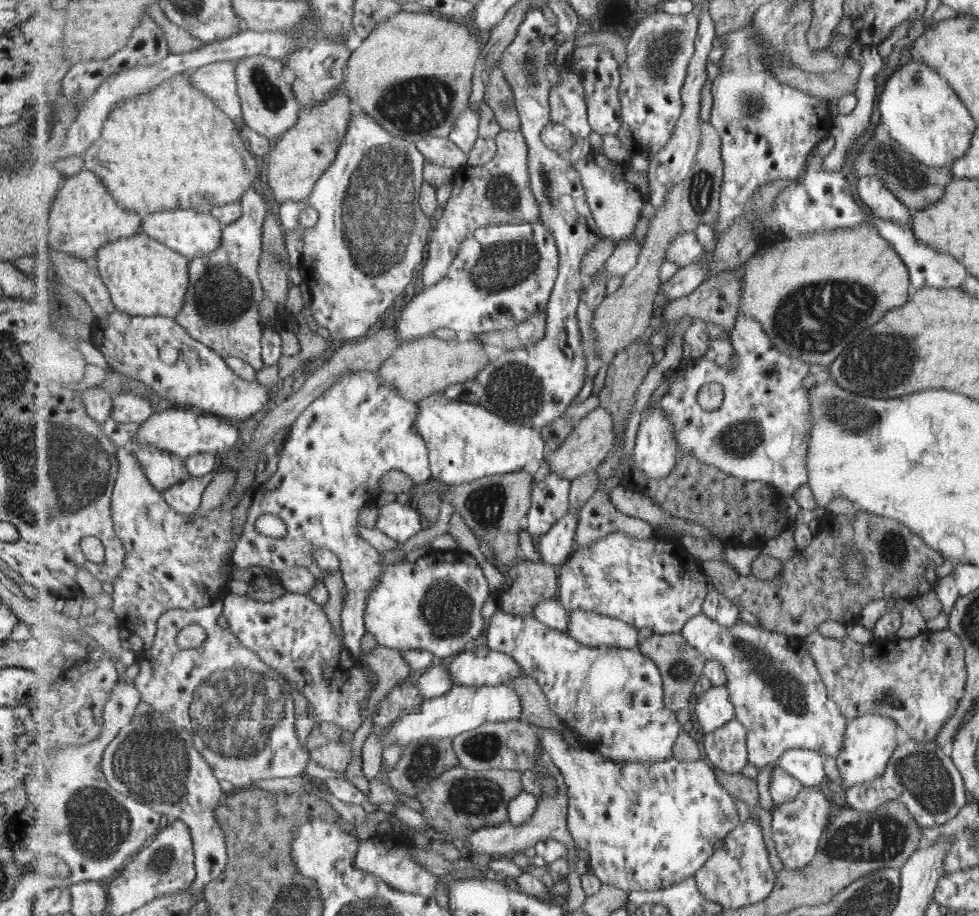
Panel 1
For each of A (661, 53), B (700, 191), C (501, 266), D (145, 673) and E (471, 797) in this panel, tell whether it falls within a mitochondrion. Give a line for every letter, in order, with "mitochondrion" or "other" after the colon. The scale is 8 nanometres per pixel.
A: mitochondrion
B: mitochondrion
C: mitochondrion
D: other
E: mitochondrion

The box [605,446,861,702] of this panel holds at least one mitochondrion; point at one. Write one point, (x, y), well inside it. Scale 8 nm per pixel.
(680, 671)

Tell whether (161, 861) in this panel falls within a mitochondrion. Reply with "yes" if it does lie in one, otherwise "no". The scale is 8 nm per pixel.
yes

